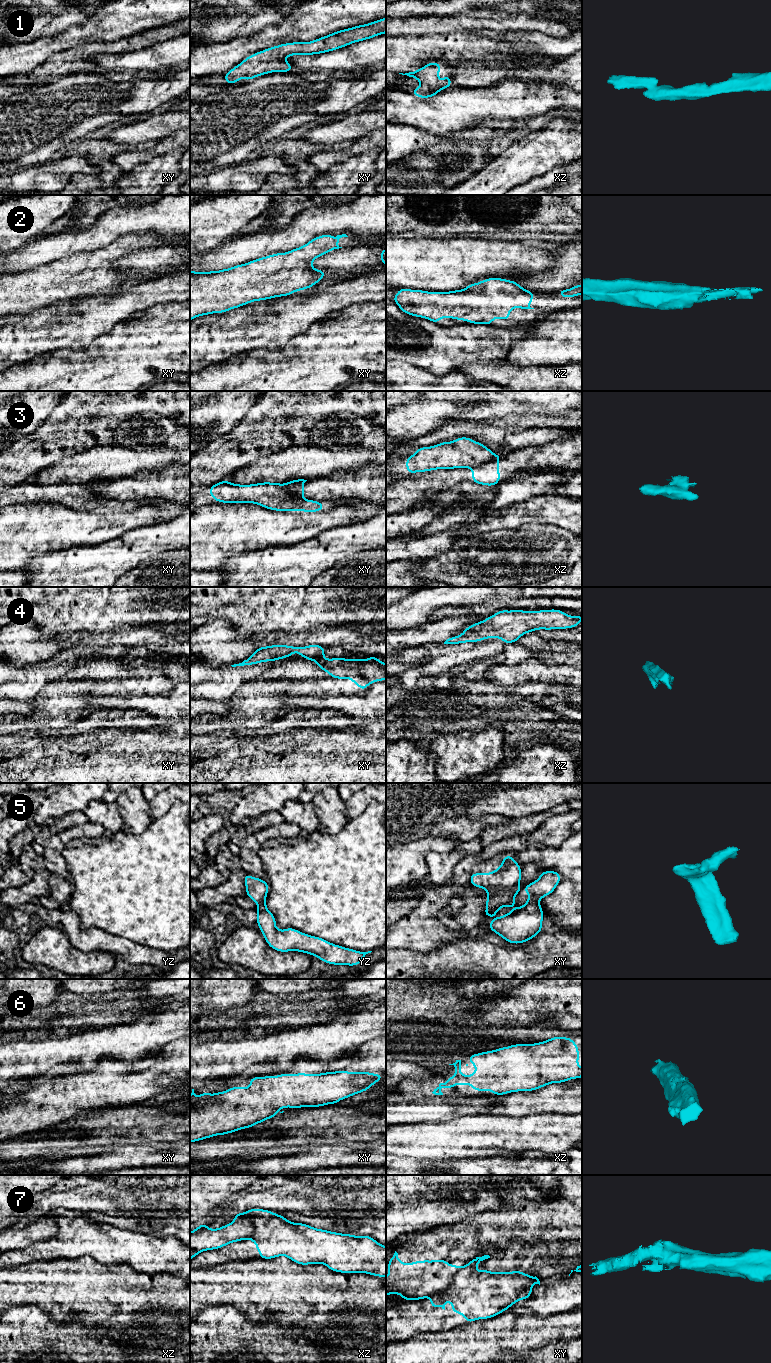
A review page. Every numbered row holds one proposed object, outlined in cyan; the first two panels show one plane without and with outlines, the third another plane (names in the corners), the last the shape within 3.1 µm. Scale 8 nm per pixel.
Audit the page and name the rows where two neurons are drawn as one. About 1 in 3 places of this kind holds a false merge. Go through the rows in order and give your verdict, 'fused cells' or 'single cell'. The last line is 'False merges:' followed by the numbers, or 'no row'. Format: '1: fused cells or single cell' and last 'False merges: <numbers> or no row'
1: single cell
2: single cell
3: fused cells
4: single cell
5: fused cells
6: single cell
7: fused cells
False merges: 3, 5, 7

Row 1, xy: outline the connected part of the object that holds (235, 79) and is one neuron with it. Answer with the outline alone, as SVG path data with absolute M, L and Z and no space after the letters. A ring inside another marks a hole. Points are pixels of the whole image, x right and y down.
M386 17L364 25L339 30L310 42L291 42L273 46L248 56L229 72L223 74L226 79L225 84L237 83L240 77L244 80L252 80L268 73L290 72L293 71L292 65L283 60L283 57L331 52L385 33Z

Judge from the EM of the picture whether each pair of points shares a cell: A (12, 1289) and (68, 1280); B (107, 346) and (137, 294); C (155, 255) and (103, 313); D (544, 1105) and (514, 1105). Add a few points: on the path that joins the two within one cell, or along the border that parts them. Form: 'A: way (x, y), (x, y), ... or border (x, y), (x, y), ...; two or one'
A: way (26, 1285), (54, 1285); one
B: border (142, 310), (120, 321), (110, 331), (101, 334); two
C: border (146, 281), (118, 292), (111, 289); two
D: way (537, 1105), (521, 1105); one

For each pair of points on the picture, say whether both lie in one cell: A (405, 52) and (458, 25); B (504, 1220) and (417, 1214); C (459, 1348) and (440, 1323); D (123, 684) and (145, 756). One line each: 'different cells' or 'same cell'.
A: different cells
B: different cells
C: different cells
D: different cells

